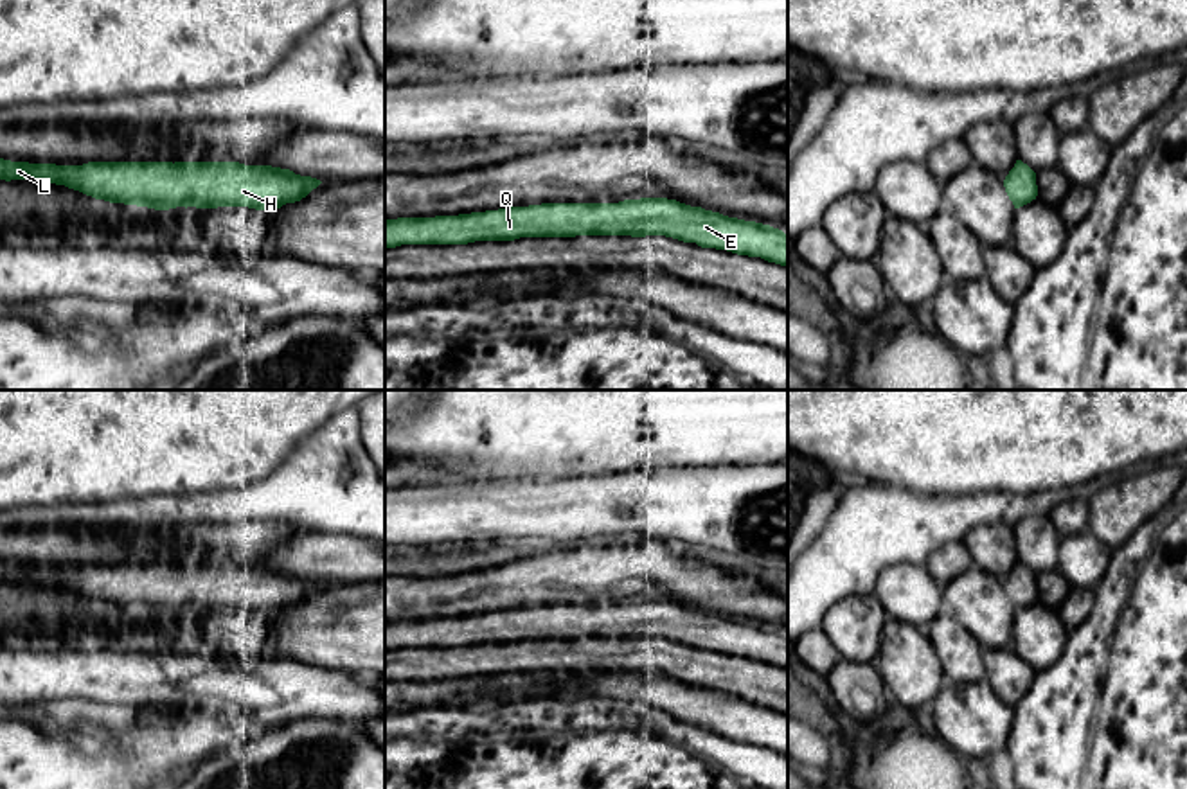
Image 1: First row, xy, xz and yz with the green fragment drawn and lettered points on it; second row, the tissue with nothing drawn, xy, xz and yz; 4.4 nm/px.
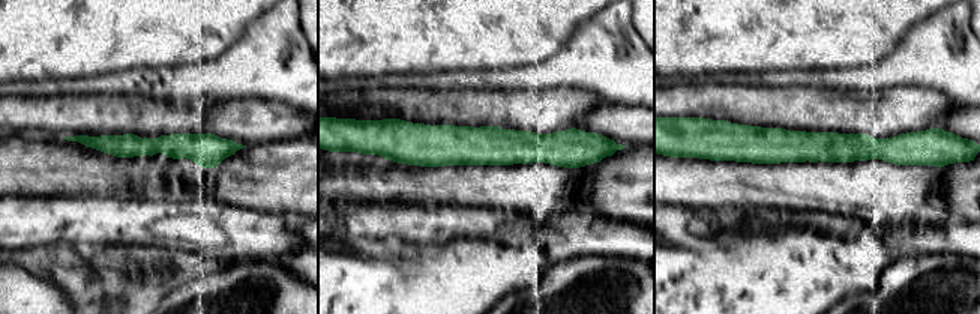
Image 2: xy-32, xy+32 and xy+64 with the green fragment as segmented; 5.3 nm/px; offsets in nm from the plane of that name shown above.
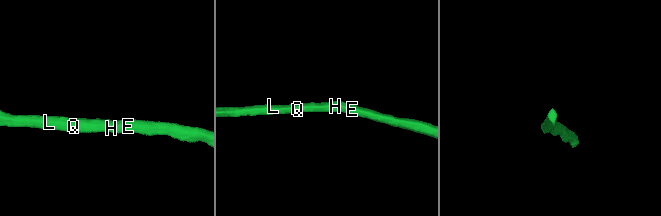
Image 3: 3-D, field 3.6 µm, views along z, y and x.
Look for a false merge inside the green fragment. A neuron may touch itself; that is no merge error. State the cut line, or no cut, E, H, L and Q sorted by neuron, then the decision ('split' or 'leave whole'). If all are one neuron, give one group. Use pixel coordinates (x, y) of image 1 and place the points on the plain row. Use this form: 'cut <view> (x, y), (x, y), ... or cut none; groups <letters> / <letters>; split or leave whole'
cut none; groups E H L Q; leave whole

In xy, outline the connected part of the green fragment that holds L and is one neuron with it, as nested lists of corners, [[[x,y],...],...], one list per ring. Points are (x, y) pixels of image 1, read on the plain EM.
[[[0,561],[0,582],[36,582],[95,602],[169,613],[248,609],[272,615],[306,600],[322,584],[272,568],[239,564],[88,564],[29,566]]]

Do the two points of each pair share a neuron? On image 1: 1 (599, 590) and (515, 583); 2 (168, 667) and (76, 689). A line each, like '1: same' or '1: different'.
1: same
2: same

